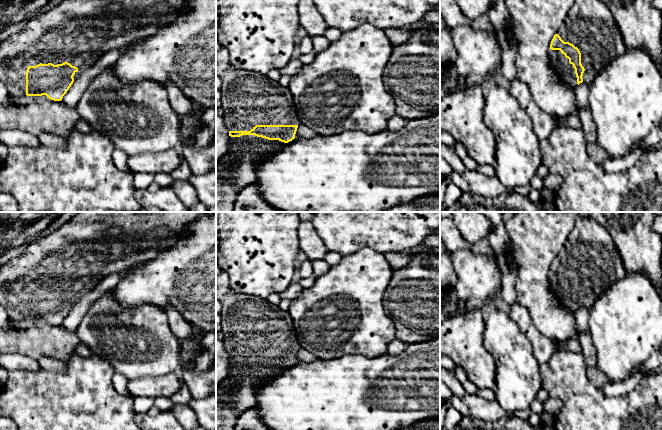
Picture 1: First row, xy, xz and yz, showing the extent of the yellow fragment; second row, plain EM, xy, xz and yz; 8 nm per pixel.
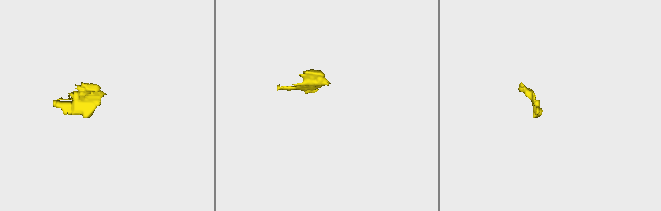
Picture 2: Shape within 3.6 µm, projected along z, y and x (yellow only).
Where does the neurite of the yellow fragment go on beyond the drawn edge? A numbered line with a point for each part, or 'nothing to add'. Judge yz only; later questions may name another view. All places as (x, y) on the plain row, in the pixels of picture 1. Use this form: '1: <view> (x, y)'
1: yz (589, 249)

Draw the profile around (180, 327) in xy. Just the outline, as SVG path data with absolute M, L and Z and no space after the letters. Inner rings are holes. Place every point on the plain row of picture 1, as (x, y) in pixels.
M172 305L167 306L166 314L170 328L178 338L180 344L183 344L195 337L197 332L196 329L193 328Z

